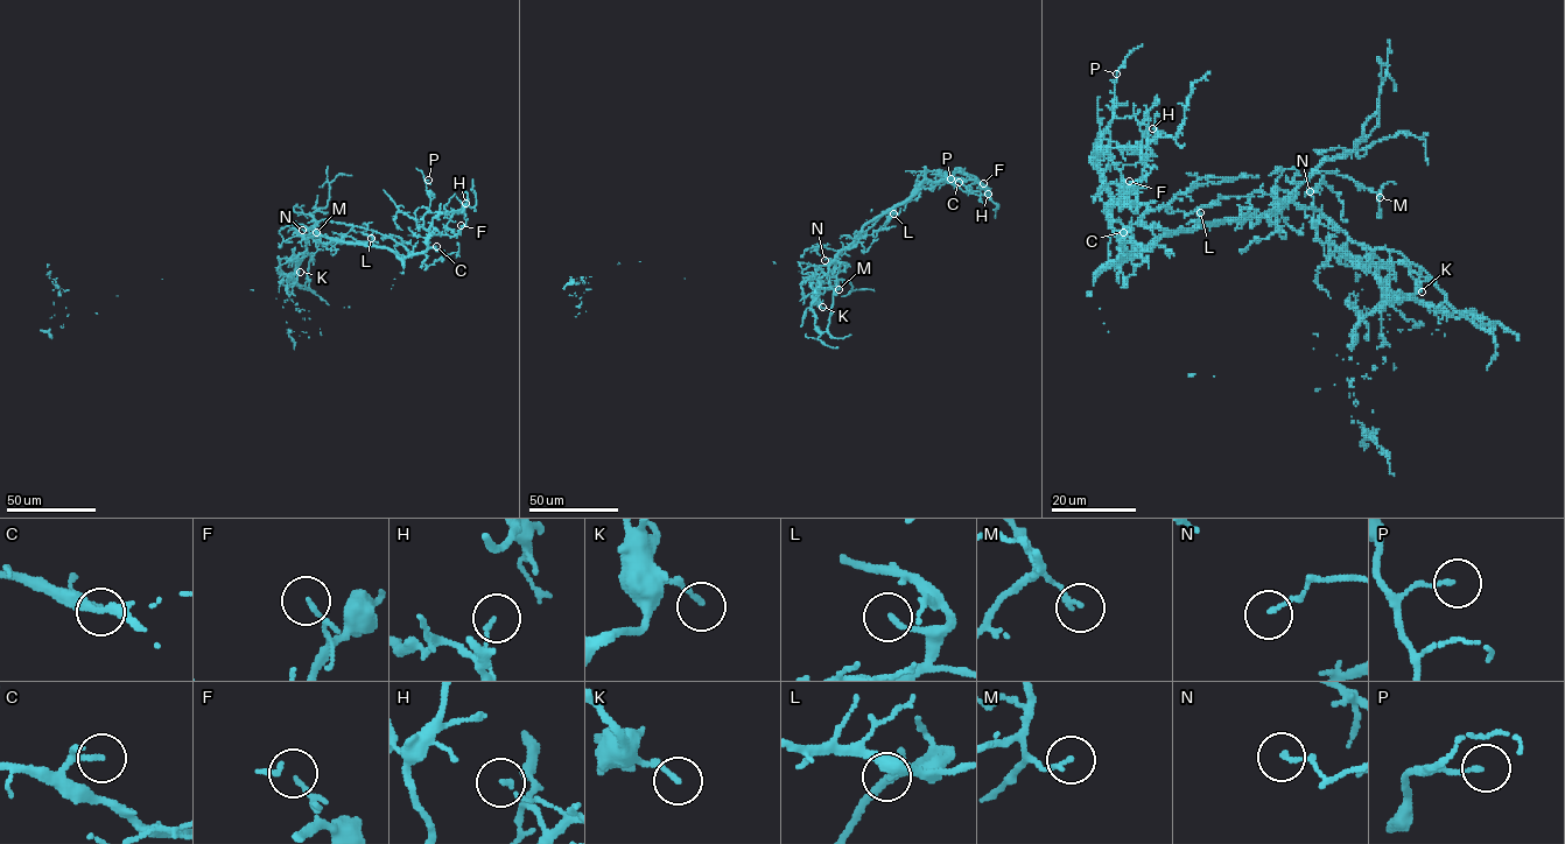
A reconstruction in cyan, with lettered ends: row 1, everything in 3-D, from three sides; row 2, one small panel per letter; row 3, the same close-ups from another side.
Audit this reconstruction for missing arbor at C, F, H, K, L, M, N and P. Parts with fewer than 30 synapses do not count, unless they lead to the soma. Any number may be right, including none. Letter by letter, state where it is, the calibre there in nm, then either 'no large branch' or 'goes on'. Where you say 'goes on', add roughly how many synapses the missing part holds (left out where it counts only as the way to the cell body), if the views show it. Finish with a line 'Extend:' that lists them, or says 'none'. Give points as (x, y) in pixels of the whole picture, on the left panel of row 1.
C: at (436, 246); 90 nm thick; goes on; about 35 synapses
F: at (461, 225); 100 nm thick; no large branch
H: at (465, 203); 130 nm thick; no large branch
K: at (300, 272); 140 nm thick; no large branch
L: at (371, 238); 150 nm thick; no large branch
M: at (316, 232); 130 nm thick; no large branch
N: at (302, 230); 110 nm thick; no large branch
P: at (428, 180); 120 nm thick; no large branch
Extend: C

